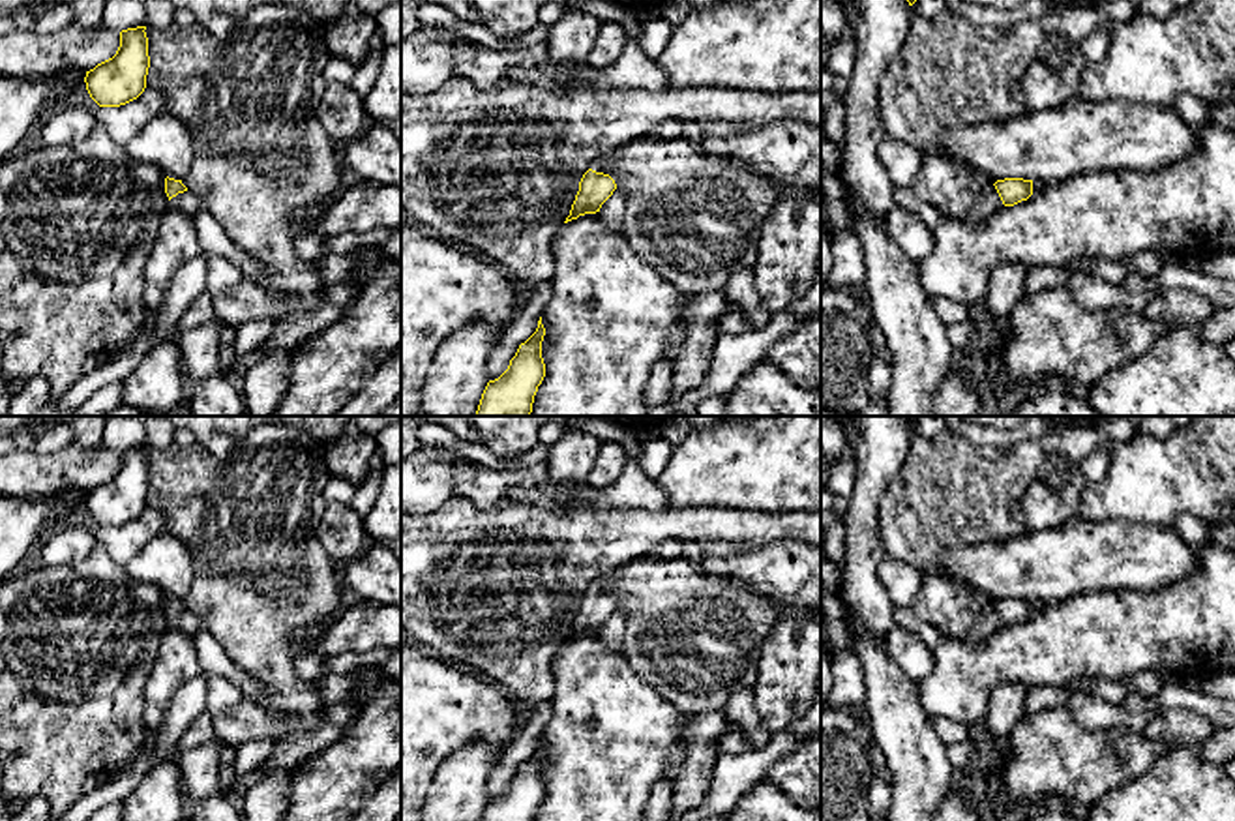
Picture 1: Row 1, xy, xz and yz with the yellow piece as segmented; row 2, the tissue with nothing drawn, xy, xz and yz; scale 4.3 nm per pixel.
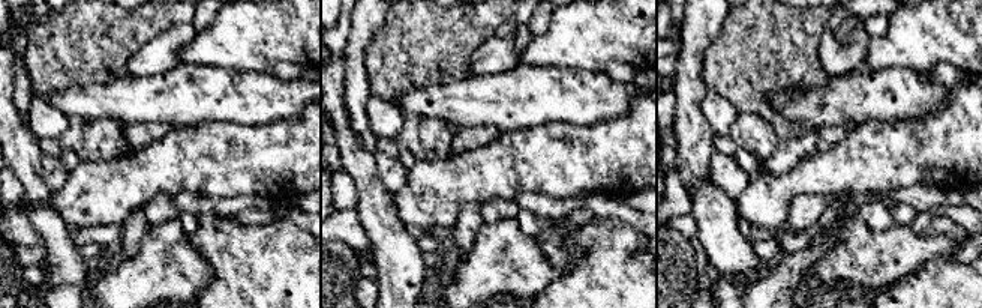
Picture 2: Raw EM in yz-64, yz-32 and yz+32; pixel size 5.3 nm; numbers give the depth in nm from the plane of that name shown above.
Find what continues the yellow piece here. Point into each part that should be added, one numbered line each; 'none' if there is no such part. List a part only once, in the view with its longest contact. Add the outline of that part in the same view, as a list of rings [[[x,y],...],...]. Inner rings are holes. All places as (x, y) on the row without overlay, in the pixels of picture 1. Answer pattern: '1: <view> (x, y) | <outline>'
1: yz (988, 623) | [[[995,605],[982,607],[980,615],[976,617],[975,626],[971,632],[963,637],[969,643],[982,643],[989,637],[993,637],[999,630],[1003,630],[1003,620],[995,609]]]

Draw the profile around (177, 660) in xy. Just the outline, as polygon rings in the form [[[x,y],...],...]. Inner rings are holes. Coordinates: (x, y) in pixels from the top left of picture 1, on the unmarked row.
[[[169,626],[146,677],[144,699],[165,710],[174,692],[201,673],[195,641]]]

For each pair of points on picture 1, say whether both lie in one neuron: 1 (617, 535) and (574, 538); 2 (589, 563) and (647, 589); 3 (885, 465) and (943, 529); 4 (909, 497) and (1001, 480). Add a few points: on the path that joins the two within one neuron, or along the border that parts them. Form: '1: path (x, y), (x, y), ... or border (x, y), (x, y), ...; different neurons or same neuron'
1: path (606, 537), (585, 538); same neuron
2: border (643, 555), (611, 570); different neurons
3: border (909, 454), (898, 477); different neurons
4: path (932, 497), (949, 497), (979, 486); same neuron

